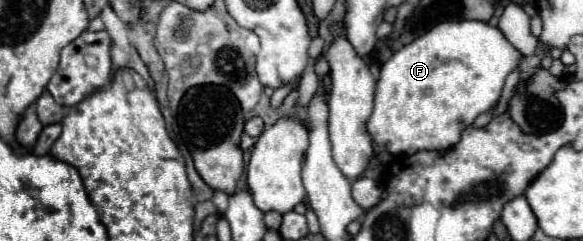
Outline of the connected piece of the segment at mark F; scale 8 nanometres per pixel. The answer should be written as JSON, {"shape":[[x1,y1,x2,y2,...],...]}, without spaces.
{"shape":[[481,20,439,22,411,44,399,48,383,66,375,92,375,108,367,122,371,138,385,146,391,154,415,154,421,150,447,150,461,140,461,134,473,120,489,112,505,86,505,78,513,72,523,54,503,36,497,26]]}

